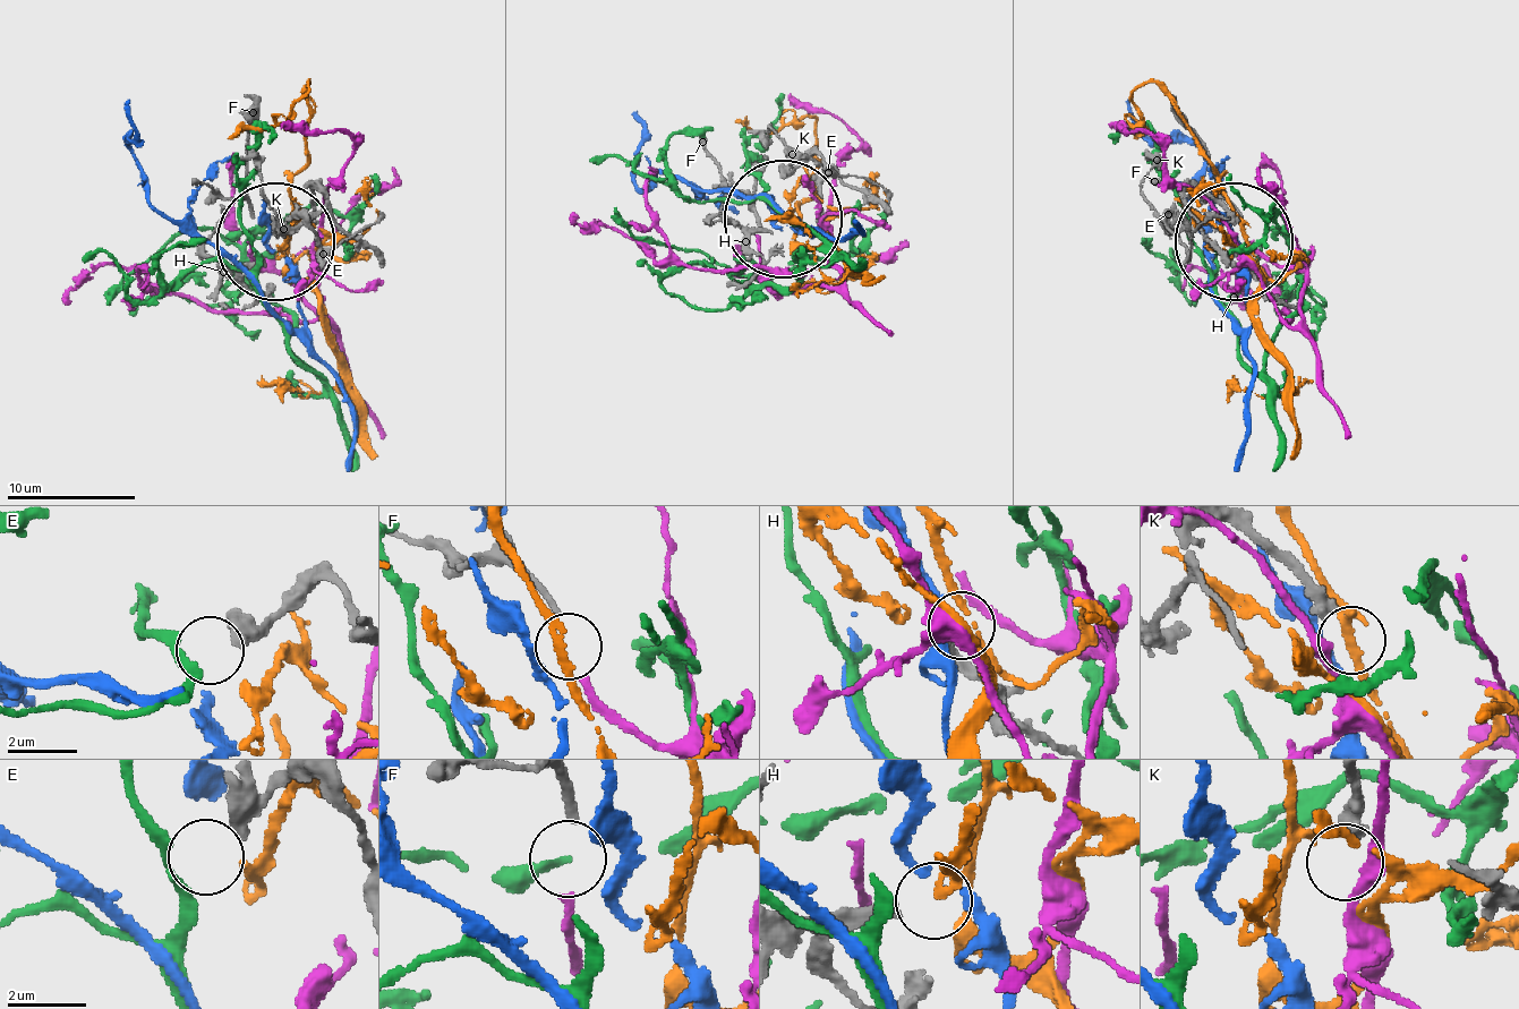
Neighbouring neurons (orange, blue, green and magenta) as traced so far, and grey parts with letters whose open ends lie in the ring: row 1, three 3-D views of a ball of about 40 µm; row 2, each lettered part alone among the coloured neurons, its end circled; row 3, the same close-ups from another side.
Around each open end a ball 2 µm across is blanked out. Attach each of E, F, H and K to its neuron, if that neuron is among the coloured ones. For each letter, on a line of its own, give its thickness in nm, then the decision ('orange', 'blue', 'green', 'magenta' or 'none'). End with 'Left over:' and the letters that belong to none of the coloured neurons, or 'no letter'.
E: 420 nm | green
F: 200 nm | magenta
H: 280 nm | orange
K: 400 nm | none
Left over: K

